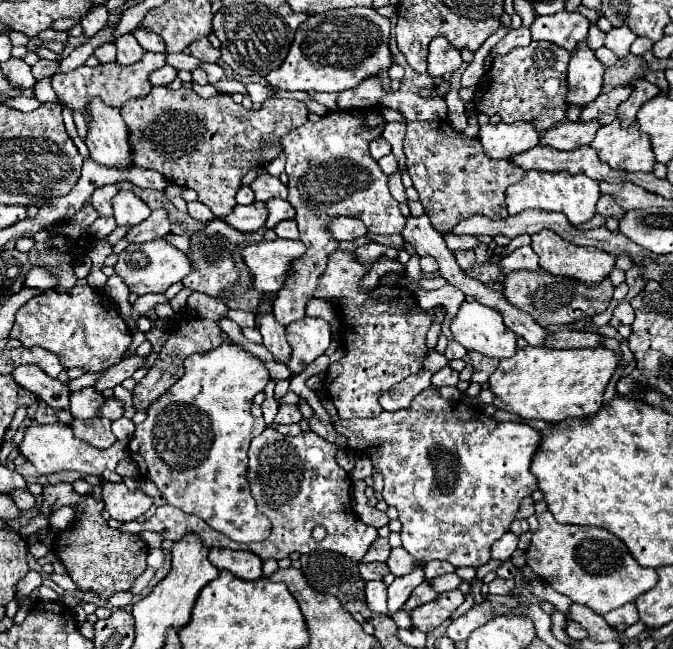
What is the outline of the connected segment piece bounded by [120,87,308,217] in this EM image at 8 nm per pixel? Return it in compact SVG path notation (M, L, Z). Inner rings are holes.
M152 87L152 91L144 99L132 99L122 109L120 115L128 127L128 143L132 151L132 159L136 167L158 171L170 183L194 189L198 193L198 201L208 205L216 217L228 215L237 202L236 191L242 185L242 177L254 169L270 163L280 155L280 147L274 145L270 149L258 149L256 143L268 141L270 137L280 137L288 133L292 127L300 127L306 123L308 107L302 101L294 99L270 99L264 101L260 109L244 109L234 103L228 93L220 93L212 99L200 99L192 89L168 89L168 87Z

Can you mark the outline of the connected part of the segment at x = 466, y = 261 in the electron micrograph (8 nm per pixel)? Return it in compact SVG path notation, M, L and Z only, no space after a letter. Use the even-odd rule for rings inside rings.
M454 251L454 257L464 271L474 267L474 251Z

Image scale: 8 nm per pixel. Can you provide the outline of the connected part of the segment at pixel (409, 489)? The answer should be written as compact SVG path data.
M428 387L428 391L422 391L420 395L416 395L416 399L412 401L412 405L408 409L400 409L400 411L394 411L394 413L382 413L380 417L374 417L374 419L338 419L334 421L334 429L338 433L342 433L346 439L348 439L348 447L358 453L366 453L374 467L382 471L382 477L384 477L384 489L382 489L382 497L388 505L396 507L398 513L400 513L400 523L402 523L402 547L416 559L420 559L420 567L416 567L416 571L412 575L406 575L406 577L396 577L394 583L388 587L388 615L394 615L396 611L400 611L404 607L404 603L408 601L410 593L422 583L422 577L424 577L424 571L422 567L428 563L428 561L434 561L434 559L444 559L444 561L450 561L454 567L480 567L484 563L490 561L490 547L496 539L500 539L508 529L510 529L510 523L514 521L516 517L516 511L518 511L518 505L524 497L532 495L536 489L538 489L538 479L532 475L530 471L530 465L532 465L532 459L536 455L536 449L540 445L540 439L542 439L542 433L534 427L530 427L528 423L520 423L516 421L516 425L512 423L496 423L490 415L486 417L478 417L478 419L470 419L470 407L464 405L462 401L444 401L434 387Z

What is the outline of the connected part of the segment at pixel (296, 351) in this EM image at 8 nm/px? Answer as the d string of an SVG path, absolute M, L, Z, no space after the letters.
M304 317L286 327L286 339L292 347L292 359L288 369L298 375L312 363L318 355L322 355L330 345L330 325L324 319Z

